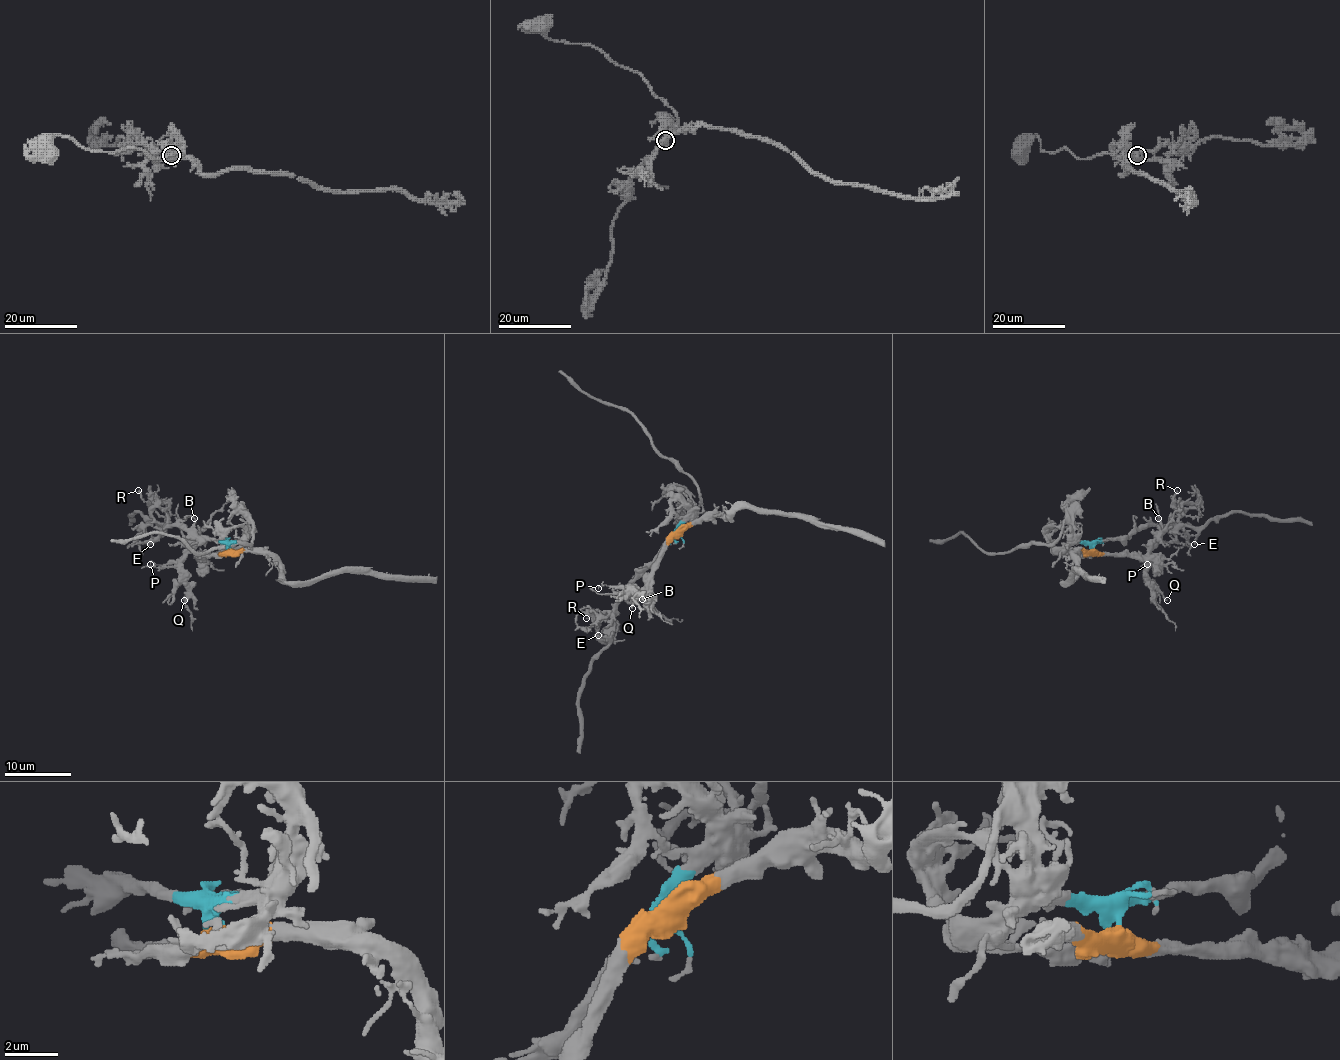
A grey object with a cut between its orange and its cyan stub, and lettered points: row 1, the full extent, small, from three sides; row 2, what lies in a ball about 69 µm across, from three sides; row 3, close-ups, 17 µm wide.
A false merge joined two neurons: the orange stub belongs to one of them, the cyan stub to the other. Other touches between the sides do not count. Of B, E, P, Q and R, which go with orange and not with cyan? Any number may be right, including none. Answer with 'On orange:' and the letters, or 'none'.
On orange: B, P, Q

